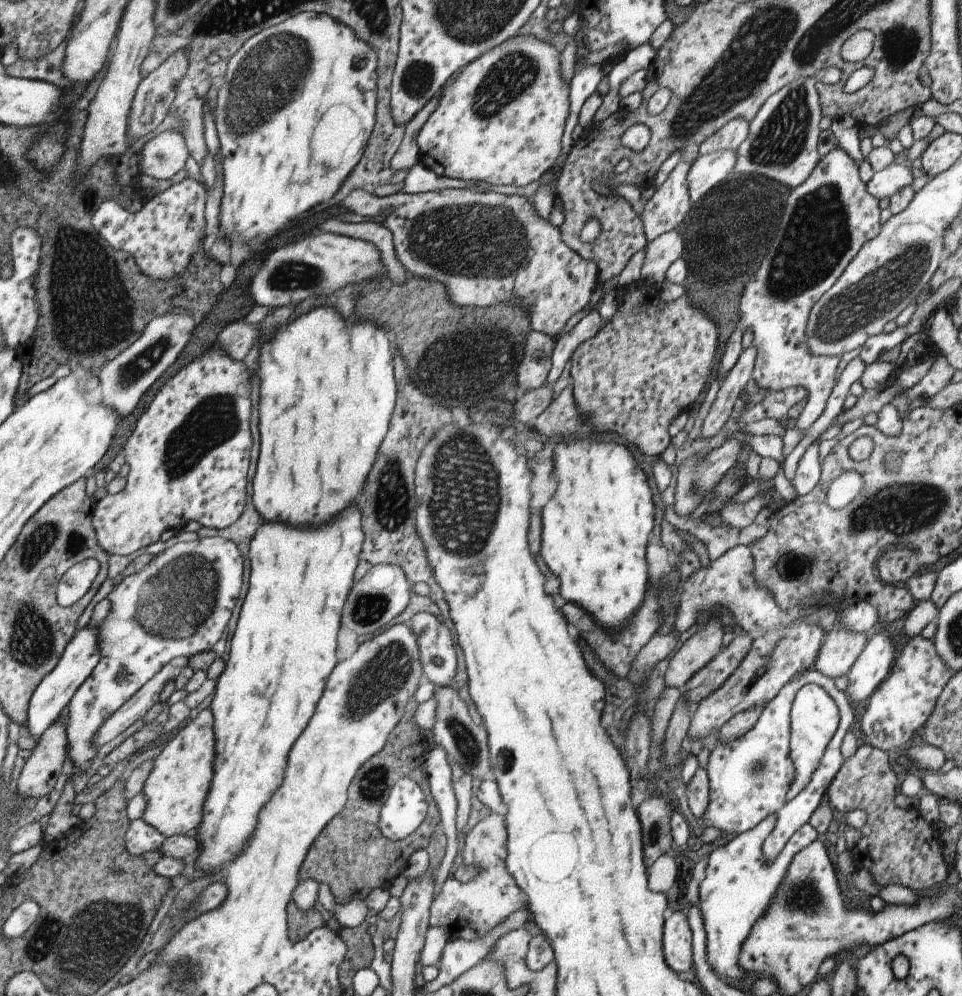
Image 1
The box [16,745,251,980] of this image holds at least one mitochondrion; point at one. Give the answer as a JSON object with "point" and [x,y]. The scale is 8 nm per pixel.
{"point":[102,934]}

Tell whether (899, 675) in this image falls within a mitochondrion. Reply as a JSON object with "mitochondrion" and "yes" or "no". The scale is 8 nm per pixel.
{"mitochondrion":"no"}

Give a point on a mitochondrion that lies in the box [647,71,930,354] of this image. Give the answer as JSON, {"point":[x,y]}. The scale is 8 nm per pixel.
{"point":[818,234]}

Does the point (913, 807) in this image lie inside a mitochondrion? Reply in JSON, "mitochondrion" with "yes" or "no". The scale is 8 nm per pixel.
{"mitochondrion":"no"}

